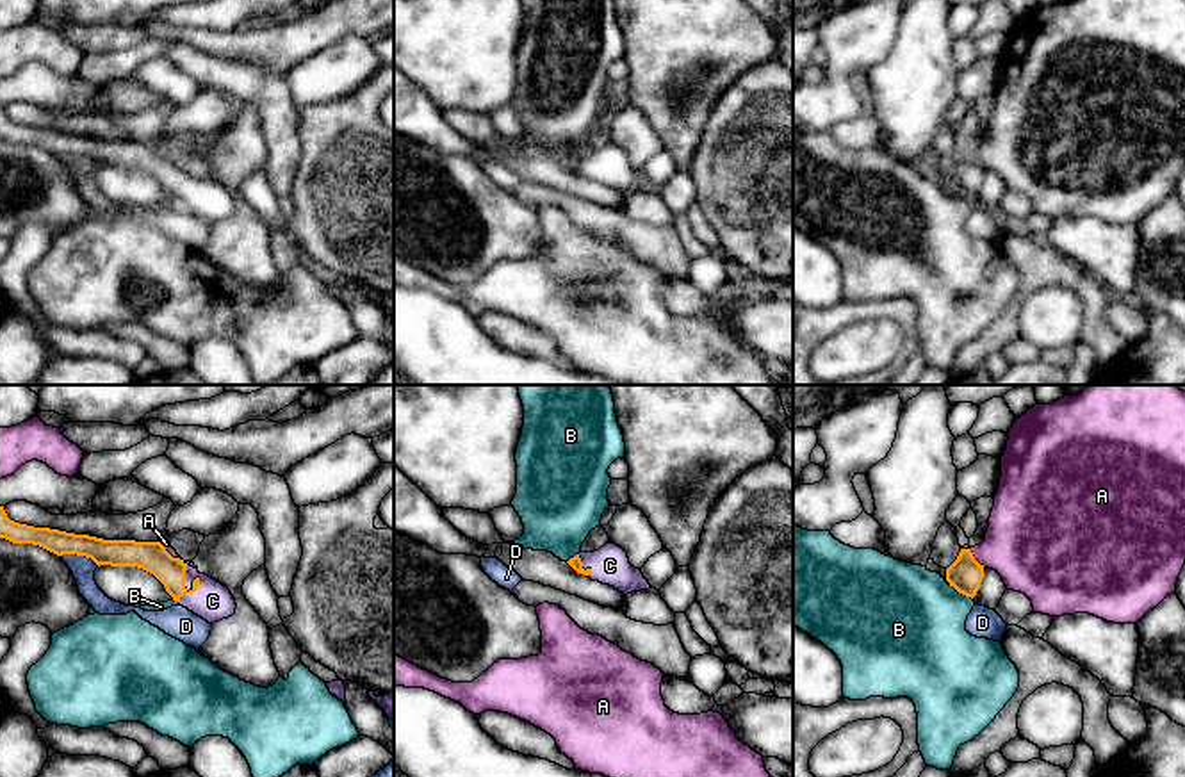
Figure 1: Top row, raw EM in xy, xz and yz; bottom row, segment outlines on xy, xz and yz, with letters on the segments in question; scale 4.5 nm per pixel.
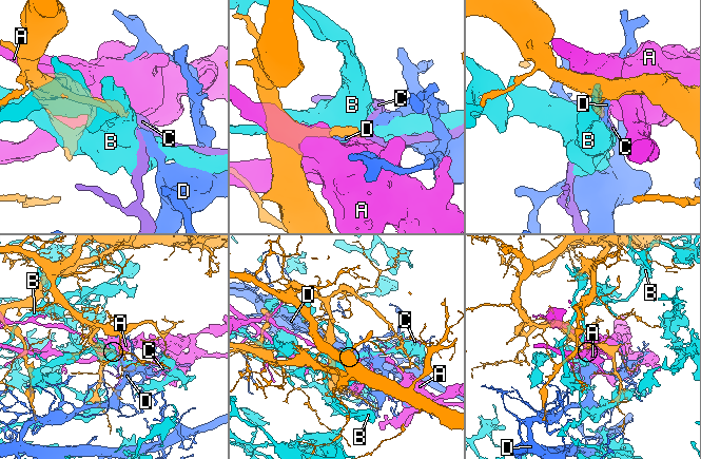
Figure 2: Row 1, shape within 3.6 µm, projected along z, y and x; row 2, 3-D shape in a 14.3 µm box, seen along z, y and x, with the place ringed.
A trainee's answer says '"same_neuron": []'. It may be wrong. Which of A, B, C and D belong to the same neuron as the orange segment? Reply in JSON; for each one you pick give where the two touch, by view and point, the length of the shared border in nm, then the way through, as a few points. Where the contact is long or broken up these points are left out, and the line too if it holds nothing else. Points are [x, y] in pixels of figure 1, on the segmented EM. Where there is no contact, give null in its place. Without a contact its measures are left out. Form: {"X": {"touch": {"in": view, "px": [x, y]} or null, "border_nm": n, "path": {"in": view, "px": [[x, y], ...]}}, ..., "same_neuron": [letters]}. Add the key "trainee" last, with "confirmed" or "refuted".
{"C": {"touch": {"in": "xy", "px": [184, 583]}, "border_nm": 180, "path": {"in": "xy", "px": [[152, 556], [184, 583], [212, 601]]}}, "same_neuron": ["C"], "trainee": "refuted"}

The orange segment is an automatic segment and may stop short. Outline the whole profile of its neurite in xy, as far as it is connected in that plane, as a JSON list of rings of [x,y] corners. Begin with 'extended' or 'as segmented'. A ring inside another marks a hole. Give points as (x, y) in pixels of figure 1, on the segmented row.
extended; [[[0,506],[0,538],[12,544],[39,545],[57,556],[77,554],[91,558],[98,567],[137,567],[153,574],[175,602],[208,624],[235,613],[235,599],[226,586],[200,574],[180,558],[173,558],[160,542],[103,540],[50,528],[14,522]]]

